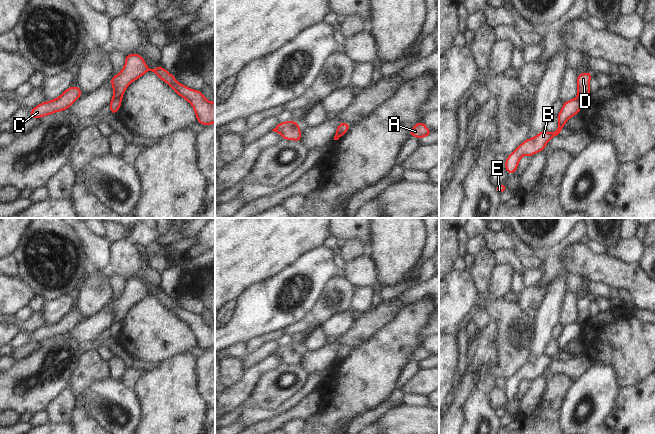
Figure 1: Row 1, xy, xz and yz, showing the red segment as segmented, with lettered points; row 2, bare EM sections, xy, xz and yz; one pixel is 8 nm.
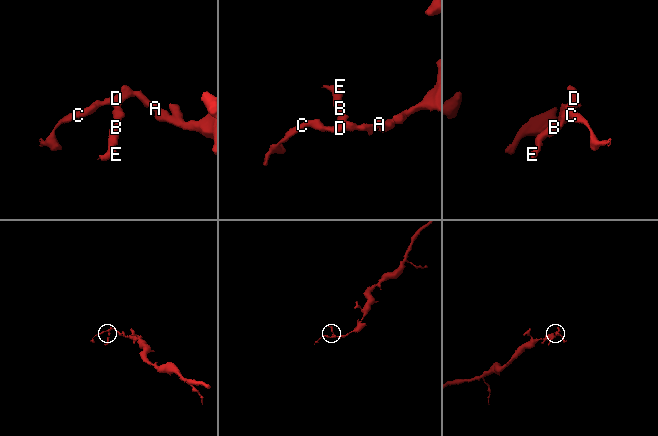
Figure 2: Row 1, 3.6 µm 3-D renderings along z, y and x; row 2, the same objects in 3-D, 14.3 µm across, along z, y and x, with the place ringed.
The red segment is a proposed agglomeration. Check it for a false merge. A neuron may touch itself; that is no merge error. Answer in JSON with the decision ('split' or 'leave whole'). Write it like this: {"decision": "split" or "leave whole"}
{"decision": "split"}

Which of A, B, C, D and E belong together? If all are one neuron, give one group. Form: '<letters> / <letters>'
A C D / B E

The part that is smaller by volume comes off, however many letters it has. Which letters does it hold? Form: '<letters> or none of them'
B, E

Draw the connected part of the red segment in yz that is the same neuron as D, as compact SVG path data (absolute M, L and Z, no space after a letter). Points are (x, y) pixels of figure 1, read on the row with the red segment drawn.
M585 72L578 75L576 79L577 83L577 99L580 101L585 100L591 93L589 83L592 77L591 72Z

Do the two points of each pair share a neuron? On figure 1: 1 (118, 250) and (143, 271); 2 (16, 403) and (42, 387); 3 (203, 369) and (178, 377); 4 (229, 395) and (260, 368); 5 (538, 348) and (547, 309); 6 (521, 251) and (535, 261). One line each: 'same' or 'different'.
1: same
2: same
3: different
4: same
5: same
6: same

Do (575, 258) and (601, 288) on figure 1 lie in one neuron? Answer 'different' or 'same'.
different

